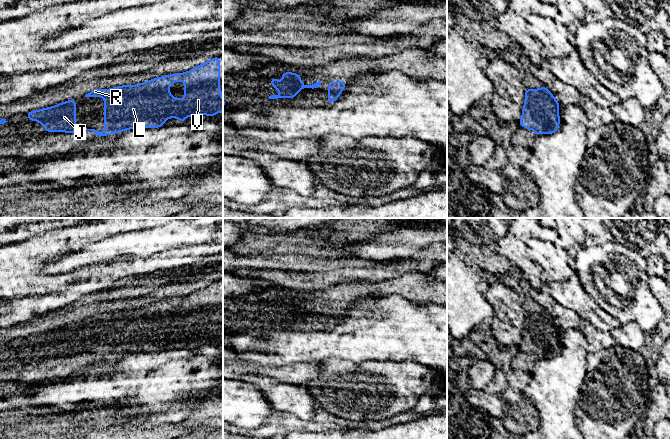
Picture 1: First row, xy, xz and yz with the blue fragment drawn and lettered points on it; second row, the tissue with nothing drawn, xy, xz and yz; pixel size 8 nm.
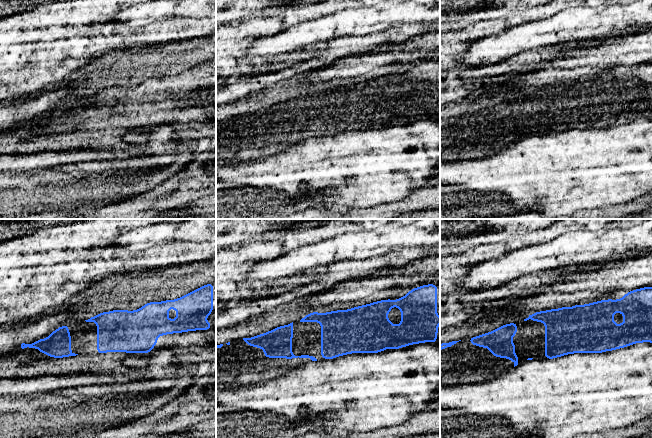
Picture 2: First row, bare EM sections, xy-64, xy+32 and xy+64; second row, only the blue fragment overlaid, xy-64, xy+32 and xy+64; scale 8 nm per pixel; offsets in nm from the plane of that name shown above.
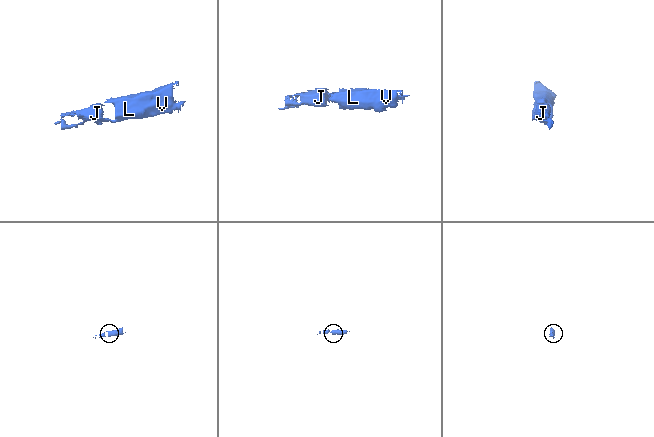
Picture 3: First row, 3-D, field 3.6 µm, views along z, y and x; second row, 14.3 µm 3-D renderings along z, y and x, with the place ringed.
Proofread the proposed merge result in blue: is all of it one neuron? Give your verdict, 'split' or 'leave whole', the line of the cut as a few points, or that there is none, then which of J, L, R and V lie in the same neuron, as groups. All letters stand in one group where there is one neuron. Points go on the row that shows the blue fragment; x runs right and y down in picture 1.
leave whole | no cut | J L R V

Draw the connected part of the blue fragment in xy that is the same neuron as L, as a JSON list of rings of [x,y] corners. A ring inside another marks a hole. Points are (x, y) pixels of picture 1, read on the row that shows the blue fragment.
[[[220,56],[200,64],[185,73],[174,73],[151,79],[136,85],[122,85],[111,89],[93,89],[85,97],[104,98],[104,132],[95,129],[80,129],[75,127],[76,99],[71,99],[36,111],[26,113],[30,121],[37,121],[44,126],[45,131],[76,133],[90,130],[99,137],[107,136],[134,128],[158,128],[164,126],[168,118],[177,118],[181,123],[188,116],[214,115],[223,112],[223,99],[220,91]],[[175,81],[184,82],[184,98],[176,99],[169,91]]]

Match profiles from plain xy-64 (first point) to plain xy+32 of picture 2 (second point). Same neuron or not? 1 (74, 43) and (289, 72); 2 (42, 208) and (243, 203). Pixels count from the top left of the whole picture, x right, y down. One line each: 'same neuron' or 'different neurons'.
1: same neuron
2: same neuron

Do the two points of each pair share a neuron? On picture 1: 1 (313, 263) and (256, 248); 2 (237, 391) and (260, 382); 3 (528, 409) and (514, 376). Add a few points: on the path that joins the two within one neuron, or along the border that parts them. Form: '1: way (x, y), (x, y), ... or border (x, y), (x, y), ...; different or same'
1: way (299, 263), (270, 261); same
2: border (238, 380), (244, 383), (252, 383), (269, 401); different
3: way (520, 401), (514, 395), (514, 384); same

